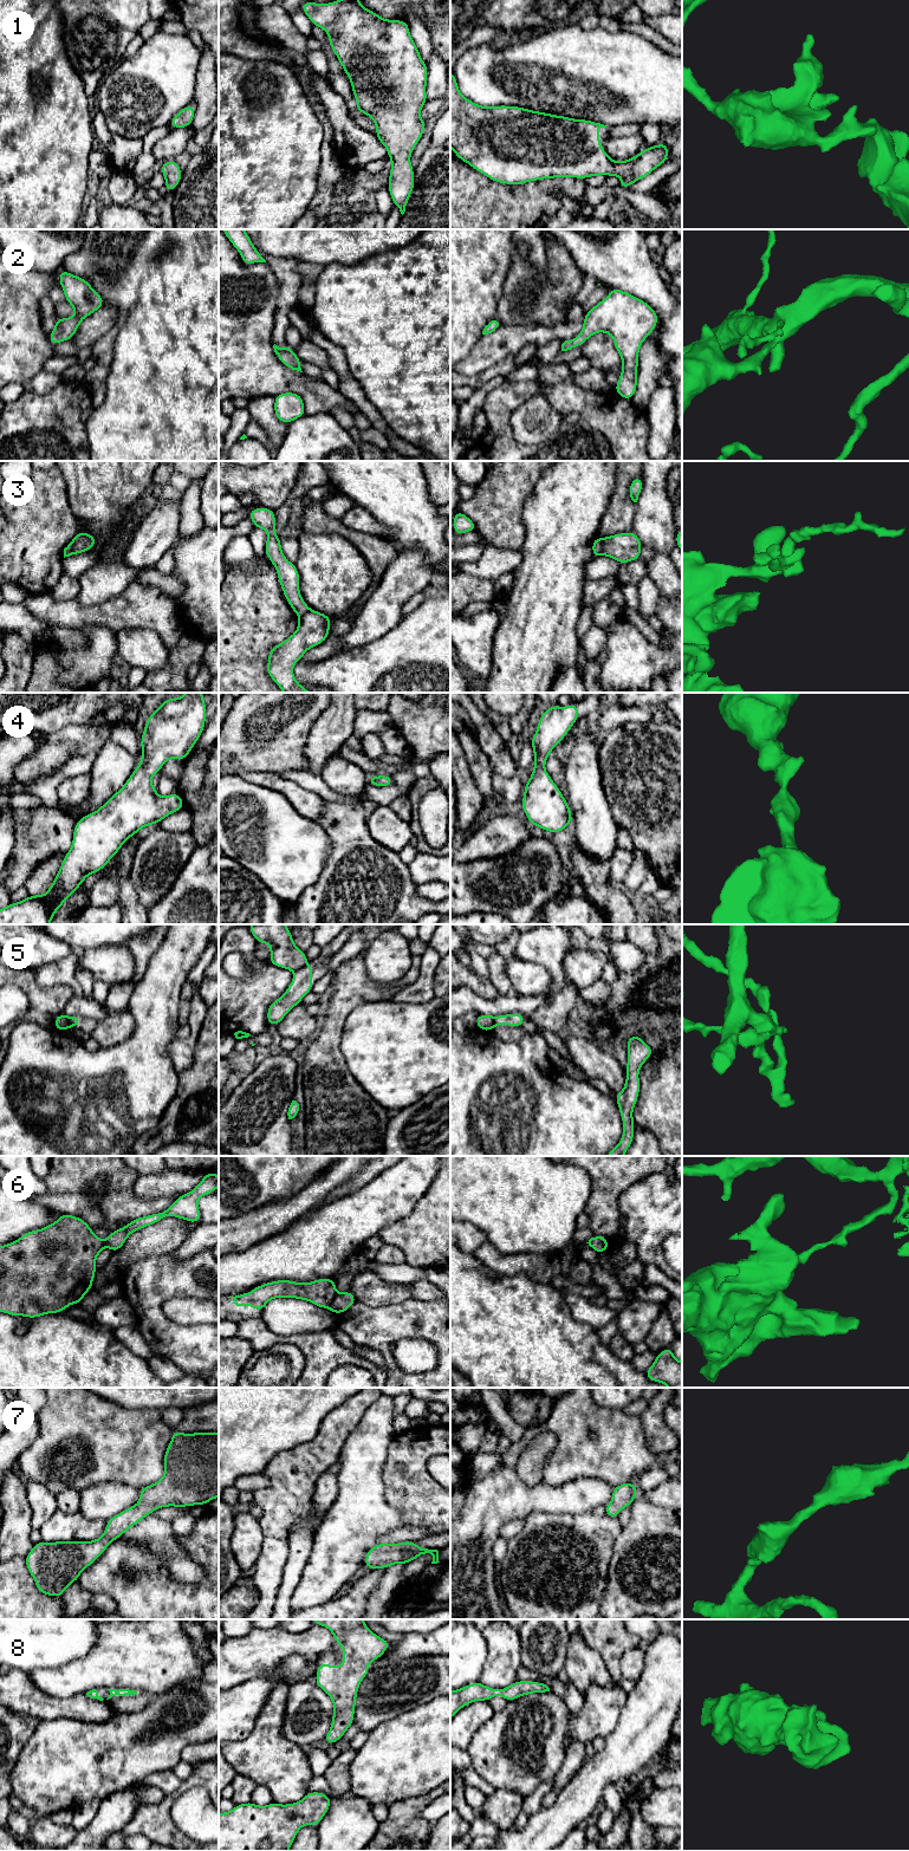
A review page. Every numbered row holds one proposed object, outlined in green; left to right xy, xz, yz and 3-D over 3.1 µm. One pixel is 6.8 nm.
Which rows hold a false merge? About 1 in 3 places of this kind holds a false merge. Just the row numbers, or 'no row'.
3, 5, 6

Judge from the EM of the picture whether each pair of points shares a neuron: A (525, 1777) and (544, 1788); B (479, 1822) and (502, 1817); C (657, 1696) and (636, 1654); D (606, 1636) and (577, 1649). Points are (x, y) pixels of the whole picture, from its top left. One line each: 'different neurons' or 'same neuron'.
A: different neurons
B: different neurons
C: different neurons
D: different neurons

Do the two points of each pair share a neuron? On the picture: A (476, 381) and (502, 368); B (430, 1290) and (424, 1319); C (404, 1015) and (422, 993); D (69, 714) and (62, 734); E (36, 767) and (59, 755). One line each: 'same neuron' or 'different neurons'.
A: same neuron
B: different neurons
C: different neurons
D: different neurons
E: same neuron

